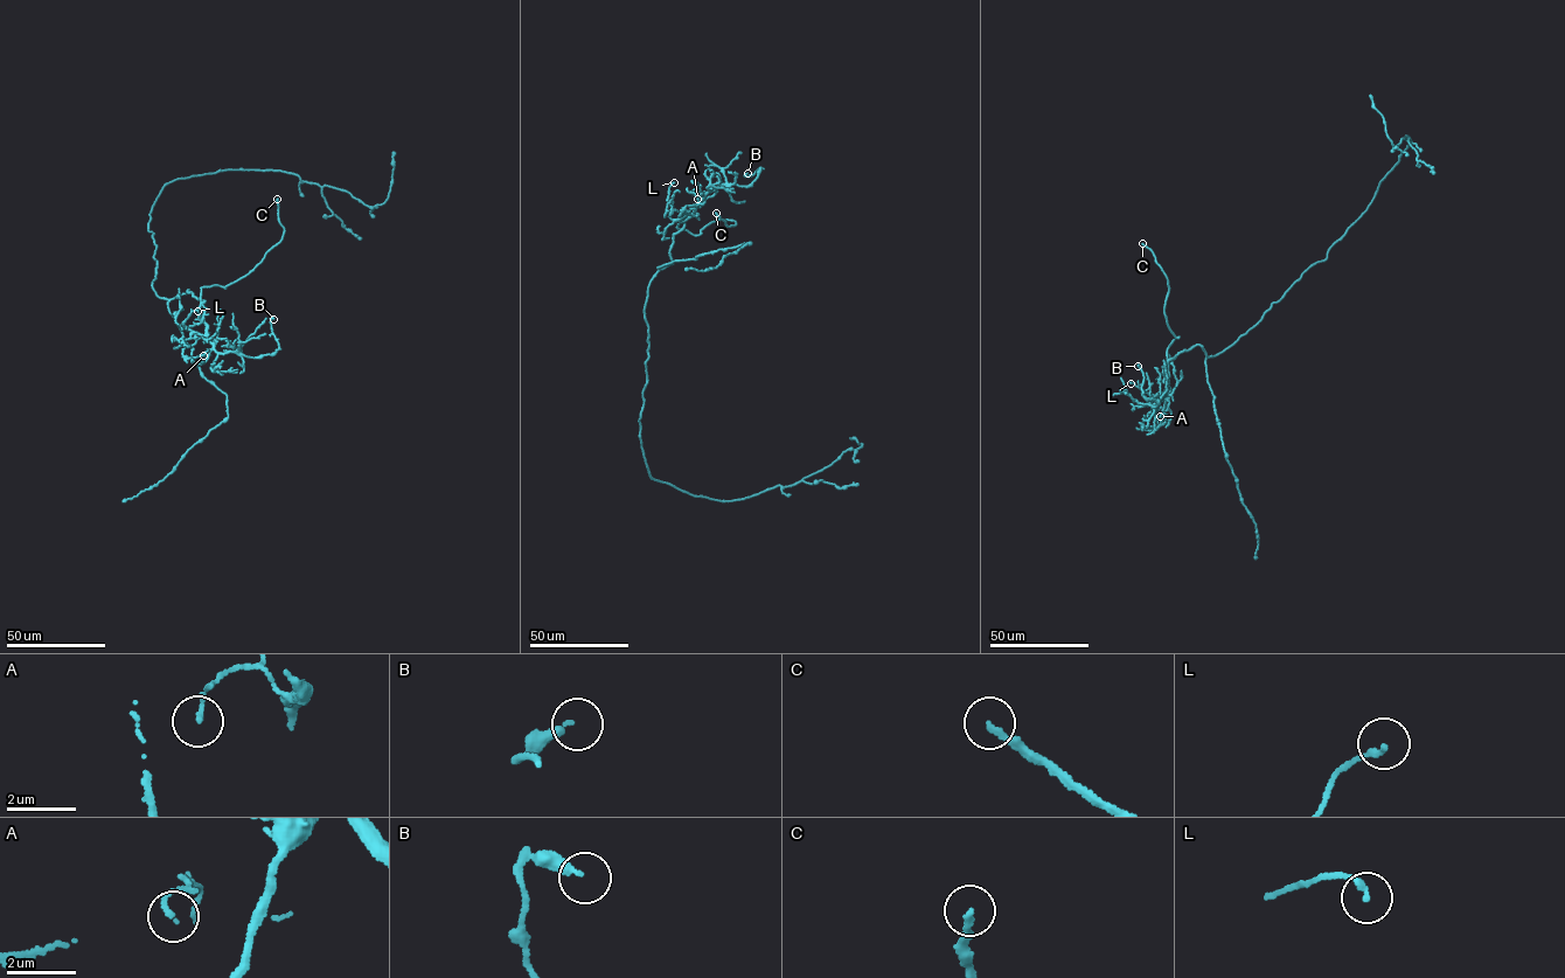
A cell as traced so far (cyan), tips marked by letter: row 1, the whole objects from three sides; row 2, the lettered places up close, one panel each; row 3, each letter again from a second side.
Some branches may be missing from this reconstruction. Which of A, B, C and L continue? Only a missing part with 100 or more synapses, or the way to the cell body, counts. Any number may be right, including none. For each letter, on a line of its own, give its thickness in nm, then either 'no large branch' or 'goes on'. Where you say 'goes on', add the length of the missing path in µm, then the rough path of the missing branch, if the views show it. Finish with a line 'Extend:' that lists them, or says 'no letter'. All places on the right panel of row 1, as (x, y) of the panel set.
A: calibre 130 nm; no large branch
B: calibre 240 nm; no large branch
C: calibre 160 nm; goes on; missing 35 µm; course (1142, 243), (1128, 242), (1118, 251), (1090, 256)
L: calibre 170 nm; no large branch
Extend: C

